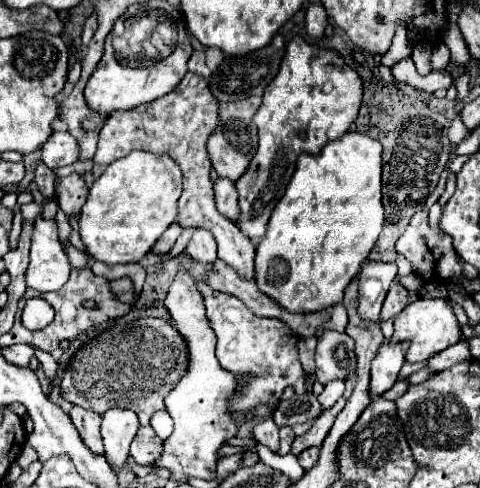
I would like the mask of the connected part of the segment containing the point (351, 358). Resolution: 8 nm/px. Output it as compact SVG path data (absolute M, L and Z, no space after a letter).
M324 333L316 347L316 379L326 385L334 379L346 381L356 371L354 341L346 333Z

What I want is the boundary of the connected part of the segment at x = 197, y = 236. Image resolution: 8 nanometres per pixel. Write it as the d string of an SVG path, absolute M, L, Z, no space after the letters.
M196 229L196 233L192 235L186 253L192 255L192 259L202 261L206 265L212 265L216 261L216 241L212 237L210 231L206 229Z

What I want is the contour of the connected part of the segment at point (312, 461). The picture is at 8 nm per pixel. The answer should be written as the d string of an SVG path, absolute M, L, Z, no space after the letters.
M310 447L310 449L306 449L304 453L298 455L298 463L308 471L308 469L312 469L312 467L316 465L316 461L318 461L318 453L320 453L318 447Z

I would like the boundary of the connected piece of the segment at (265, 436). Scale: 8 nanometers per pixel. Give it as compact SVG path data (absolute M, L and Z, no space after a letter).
M270 417L254 425L254 439L266 445L272 453L278 453L278 427Z

